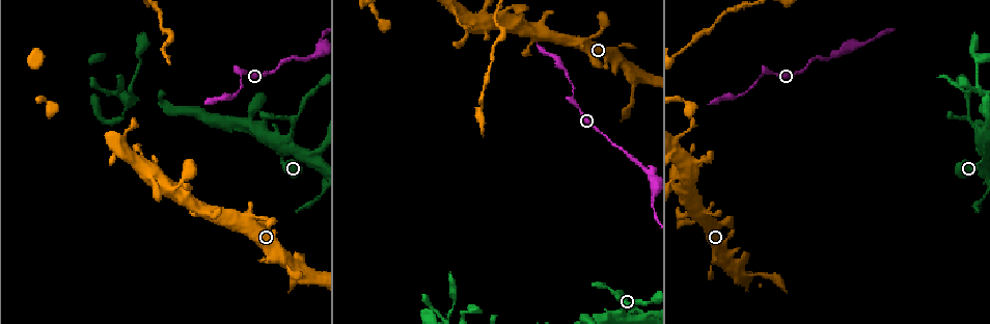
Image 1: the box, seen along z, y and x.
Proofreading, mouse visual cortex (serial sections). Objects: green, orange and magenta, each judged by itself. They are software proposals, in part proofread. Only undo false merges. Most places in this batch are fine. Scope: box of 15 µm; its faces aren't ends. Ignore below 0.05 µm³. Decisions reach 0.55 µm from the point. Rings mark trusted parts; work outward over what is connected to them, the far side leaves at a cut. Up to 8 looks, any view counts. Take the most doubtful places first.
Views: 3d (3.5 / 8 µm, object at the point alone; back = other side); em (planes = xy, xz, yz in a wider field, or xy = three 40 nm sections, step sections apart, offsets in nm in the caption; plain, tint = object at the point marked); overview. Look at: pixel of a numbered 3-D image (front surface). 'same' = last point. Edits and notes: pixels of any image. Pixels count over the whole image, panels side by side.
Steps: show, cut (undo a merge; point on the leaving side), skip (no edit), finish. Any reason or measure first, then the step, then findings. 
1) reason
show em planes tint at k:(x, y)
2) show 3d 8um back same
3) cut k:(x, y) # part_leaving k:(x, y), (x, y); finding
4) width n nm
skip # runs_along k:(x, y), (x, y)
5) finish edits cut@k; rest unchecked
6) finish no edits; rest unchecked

show 3d 3.5um at 1:(291, 120)

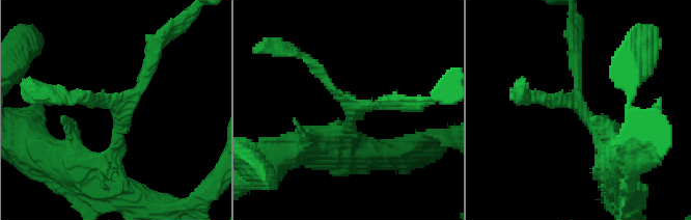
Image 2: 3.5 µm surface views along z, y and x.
shape alone is not enough
show em planes tint at 2:(353, 110)

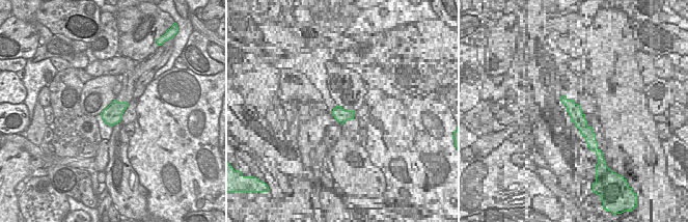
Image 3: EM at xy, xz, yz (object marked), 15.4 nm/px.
width 300 nm
skip # runs_along 2:(607, 162), (578, 99), (575, 47); continuous, no second cell

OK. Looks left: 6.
sharp bend
show 3d 3.5um at 1:(142, 167)

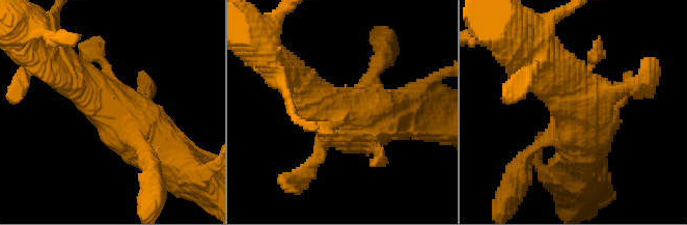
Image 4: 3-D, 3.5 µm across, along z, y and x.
show em xy step 3 tint at 4:(113, 110)

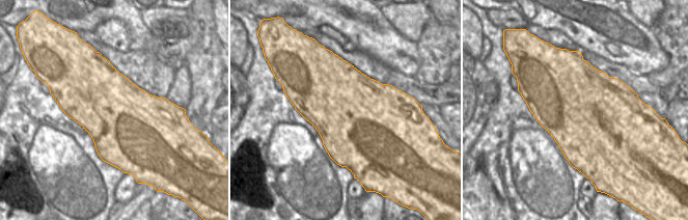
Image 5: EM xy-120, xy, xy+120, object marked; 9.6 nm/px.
skip # runs_along 4:(190, 174), (85, 82); all the same cell

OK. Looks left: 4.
sharp bend
show 3d 3.5um at 1:(240, 70)

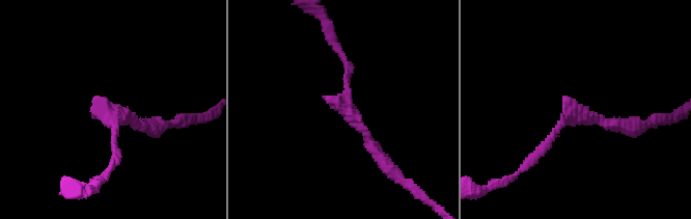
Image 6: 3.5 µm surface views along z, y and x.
arm_widths 150, 150 nm; need the tissue
show em xy step 3 tint at 6:(112, 113)

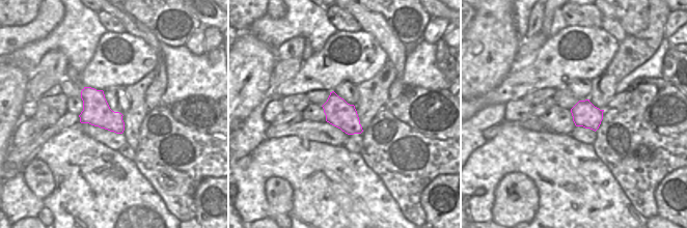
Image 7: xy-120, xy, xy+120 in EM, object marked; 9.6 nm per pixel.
skip # runs_along 6:(625, 127), (572, 113), (526, 165); one cell here

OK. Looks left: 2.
finish no edits; rest unchecked

